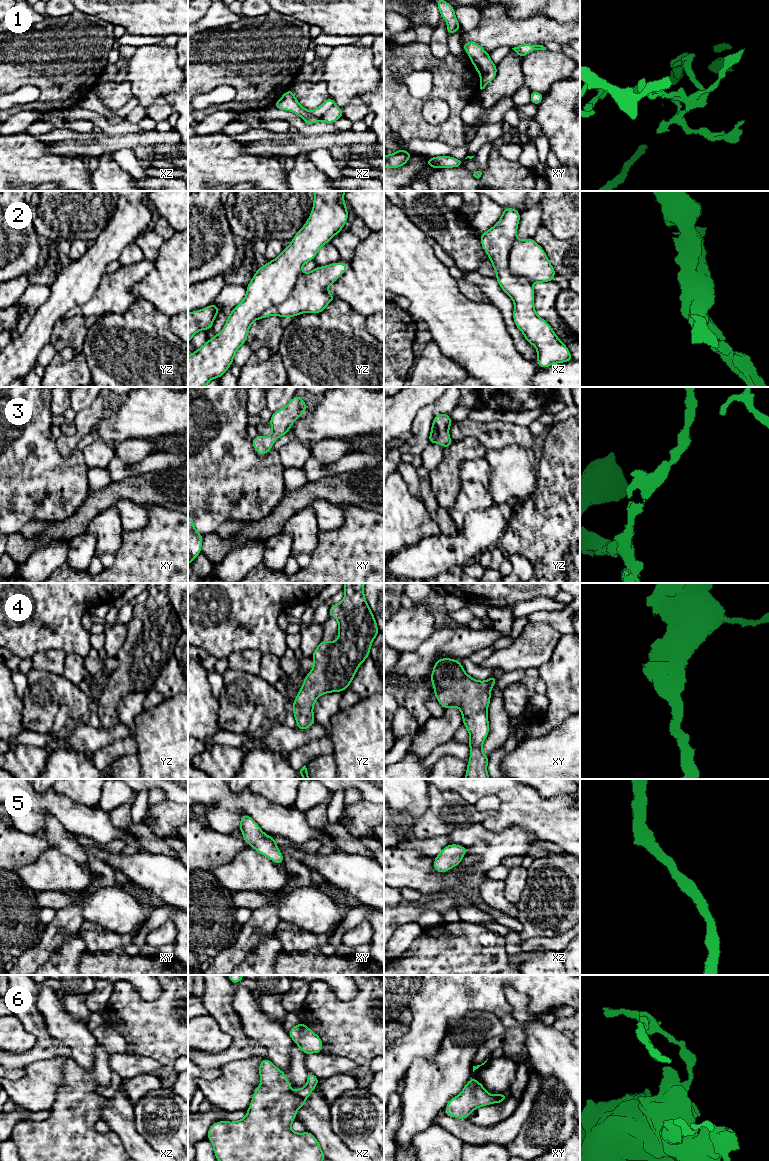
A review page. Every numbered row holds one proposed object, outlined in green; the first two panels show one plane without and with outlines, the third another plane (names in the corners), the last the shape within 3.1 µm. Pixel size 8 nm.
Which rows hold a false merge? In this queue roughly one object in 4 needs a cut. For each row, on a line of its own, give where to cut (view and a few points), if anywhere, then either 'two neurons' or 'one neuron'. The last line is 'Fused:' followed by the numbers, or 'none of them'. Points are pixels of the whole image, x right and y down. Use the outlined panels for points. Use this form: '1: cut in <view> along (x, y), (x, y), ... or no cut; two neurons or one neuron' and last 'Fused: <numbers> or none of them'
1: cut in xz along (334, 104), (319, 120); two neurons
2: cut in yz along (301, 272), (289, 294), (281, 302), (267, 308), (258, 318); two neurons
3: no cut; one neuron
4: no cut; one neuron
5: no cut; one neuron
6: cut in xz along (294, 1091), (296, 1095), (305, 1098); two neurons
Fused: 1, 2, 6

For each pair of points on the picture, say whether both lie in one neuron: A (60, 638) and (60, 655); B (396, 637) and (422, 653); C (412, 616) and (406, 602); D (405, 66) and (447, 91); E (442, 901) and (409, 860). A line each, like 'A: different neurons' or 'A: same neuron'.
A: different neurons
B: different neurons
C: different neurons
D: same neuron
E: different neurons

